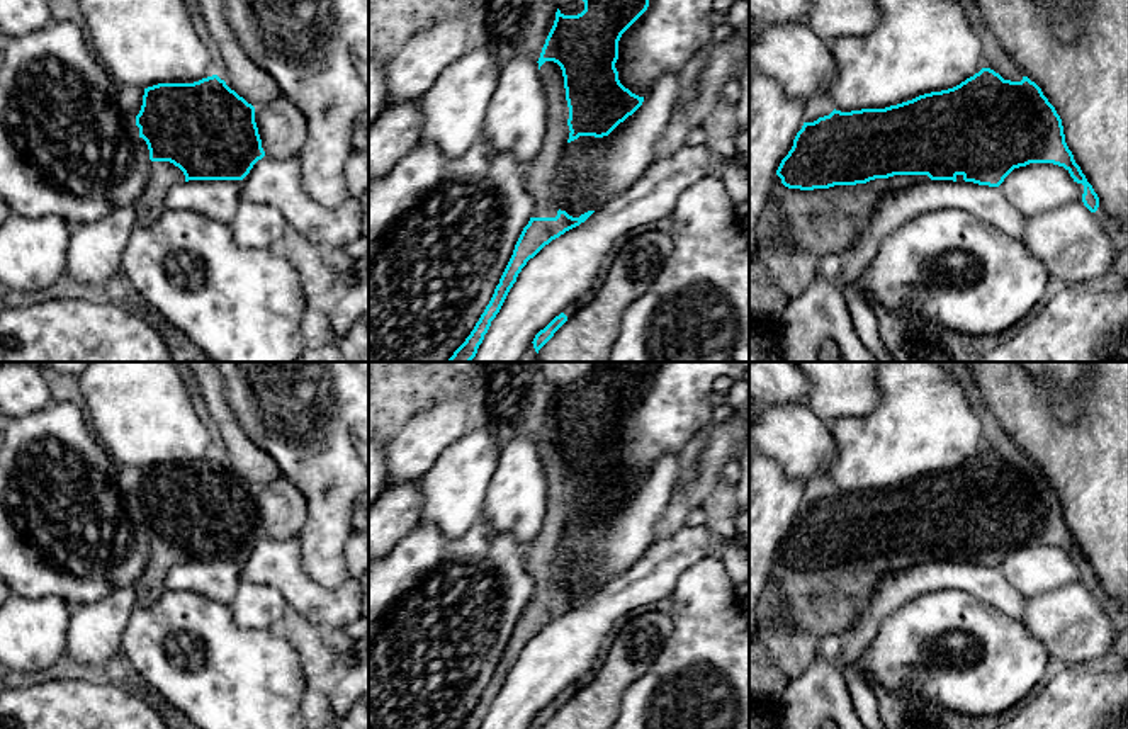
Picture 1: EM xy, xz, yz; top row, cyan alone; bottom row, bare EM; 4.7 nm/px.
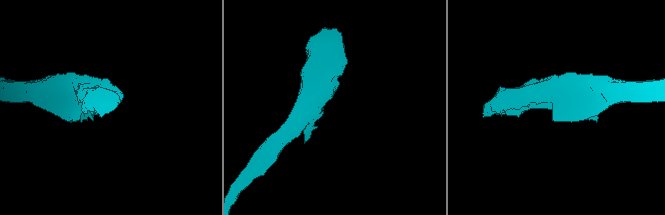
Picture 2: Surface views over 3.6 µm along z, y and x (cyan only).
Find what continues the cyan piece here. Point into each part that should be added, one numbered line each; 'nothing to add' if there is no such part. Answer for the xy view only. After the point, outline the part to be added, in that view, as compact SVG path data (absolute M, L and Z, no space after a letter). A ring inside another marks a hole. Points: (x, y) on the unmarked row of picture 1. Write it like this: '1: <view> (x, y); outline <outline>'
1: xy (163, 556); outline M170 542L149 544L149 562L134 585L139 607L155 605L165 591L168 571L183 562L183 552Z

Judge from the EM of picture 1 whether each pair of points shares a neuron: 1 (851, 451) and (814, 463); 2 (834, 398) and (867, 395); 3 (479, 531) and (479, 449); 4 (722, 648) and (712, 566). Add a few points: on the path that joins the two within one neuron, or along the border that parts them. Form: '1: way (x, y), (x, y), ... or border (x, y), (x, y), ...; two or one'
1: border (831, 425), (834, 461), (826, 476); two
2: way (843, 395), (858, 395); one
3: border (481, 517), (459, 536), (445, 537), (442, 534); two
4: way (712, 627), (712, 587); one

